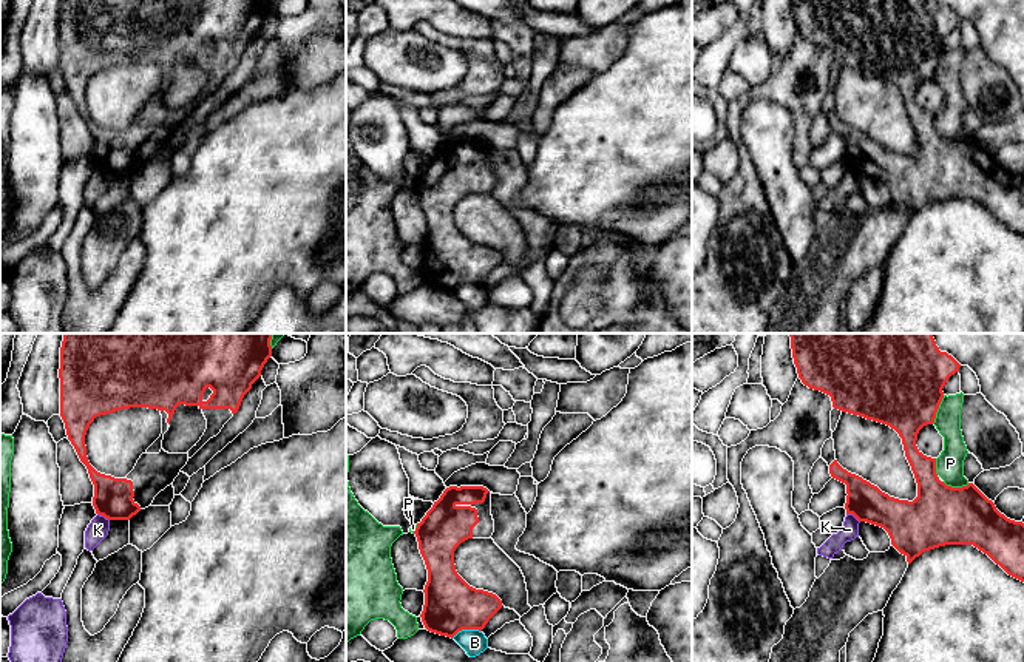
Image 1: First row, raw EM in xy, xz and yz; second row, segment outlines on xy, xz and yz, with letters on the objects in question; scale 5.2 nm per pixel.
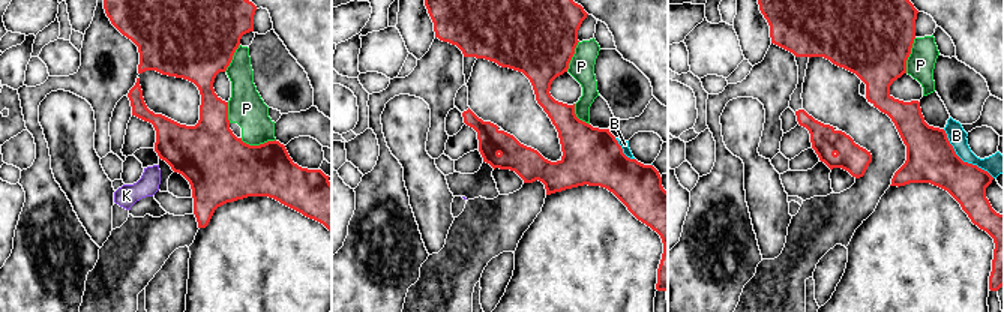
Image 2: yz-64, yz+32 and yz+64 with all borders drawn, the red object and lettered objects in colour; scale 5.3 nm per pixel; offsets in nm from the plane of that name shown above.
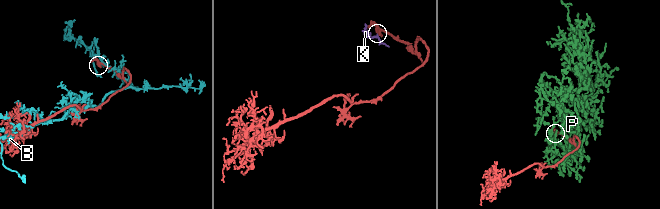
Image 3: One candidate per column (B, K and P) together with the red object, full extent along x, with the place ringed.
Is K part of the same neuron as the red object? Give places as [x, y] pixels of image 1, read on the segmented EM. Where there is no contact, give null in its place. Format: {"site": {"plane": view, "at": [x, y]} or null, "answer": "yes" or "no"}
{"site": {"plane": "yz", "at": [853, 514]}, "answer": "no"}

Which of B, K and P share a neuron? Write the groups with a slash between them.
B / K / P

